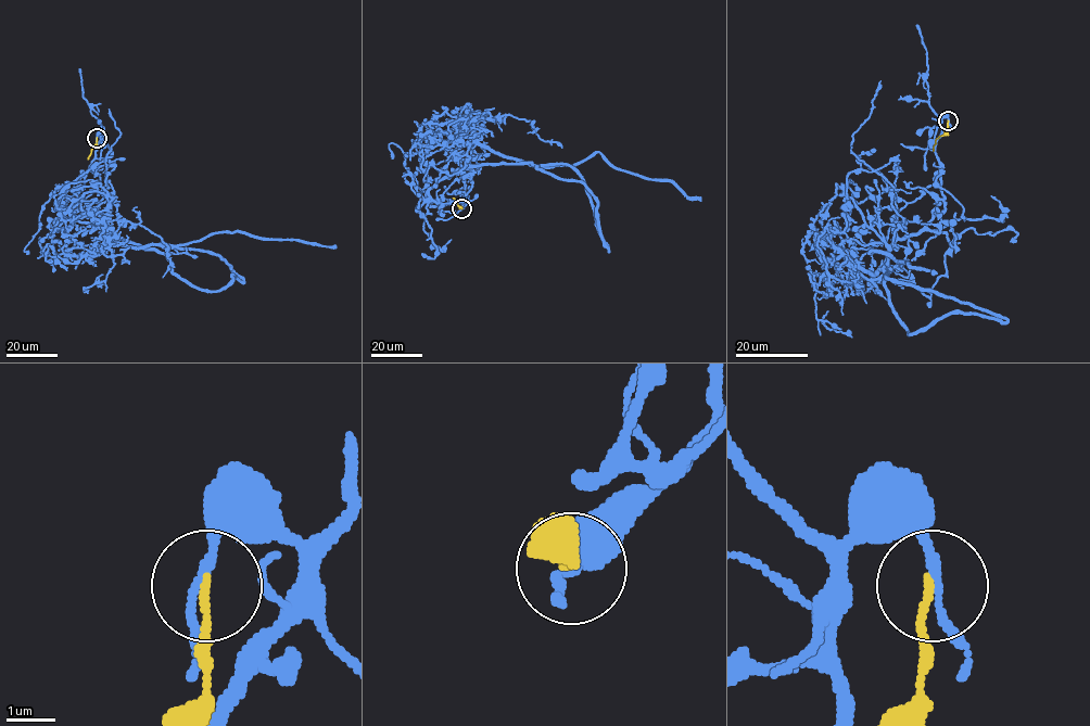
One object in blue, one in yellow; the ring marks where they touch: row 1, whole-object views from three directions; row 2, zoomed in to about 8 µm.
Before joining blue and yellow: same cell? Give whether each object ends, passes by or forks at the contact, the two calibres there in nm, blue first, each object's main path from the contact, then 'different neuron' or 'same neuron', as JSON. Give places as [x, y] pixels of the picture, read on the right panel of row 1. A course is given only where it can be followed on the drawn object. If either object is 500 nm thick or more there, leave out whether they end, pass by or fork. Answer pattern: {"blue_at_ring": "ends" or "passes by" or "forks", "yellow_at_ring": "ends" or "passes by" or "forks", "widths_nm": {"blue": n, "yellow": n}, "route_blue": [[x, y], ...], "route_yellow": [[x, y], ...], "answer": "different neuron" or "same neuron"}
{"blue_at_ring": "passes by", "yellow_at_ring": "ends", "widths_nm": {"blue": 160, "yellow": 140}, "route_blue": [[948, 120], [935, 147], [943, 209], [891, 245], [839, 247], [869, 274], [890, 269], [878, 251], [937, 274]], "route_yellow": [[948, 120], [948, 129], [936, 139], [933, 150]], "answer": "different neuron"}

